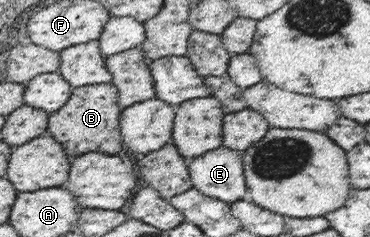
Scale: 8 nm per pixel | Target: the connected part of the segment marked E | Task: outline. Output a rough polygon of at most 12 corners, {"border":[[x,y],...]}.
{"border":[[243,153],[189,163],[193,188],[232,204],[246,192]]}

